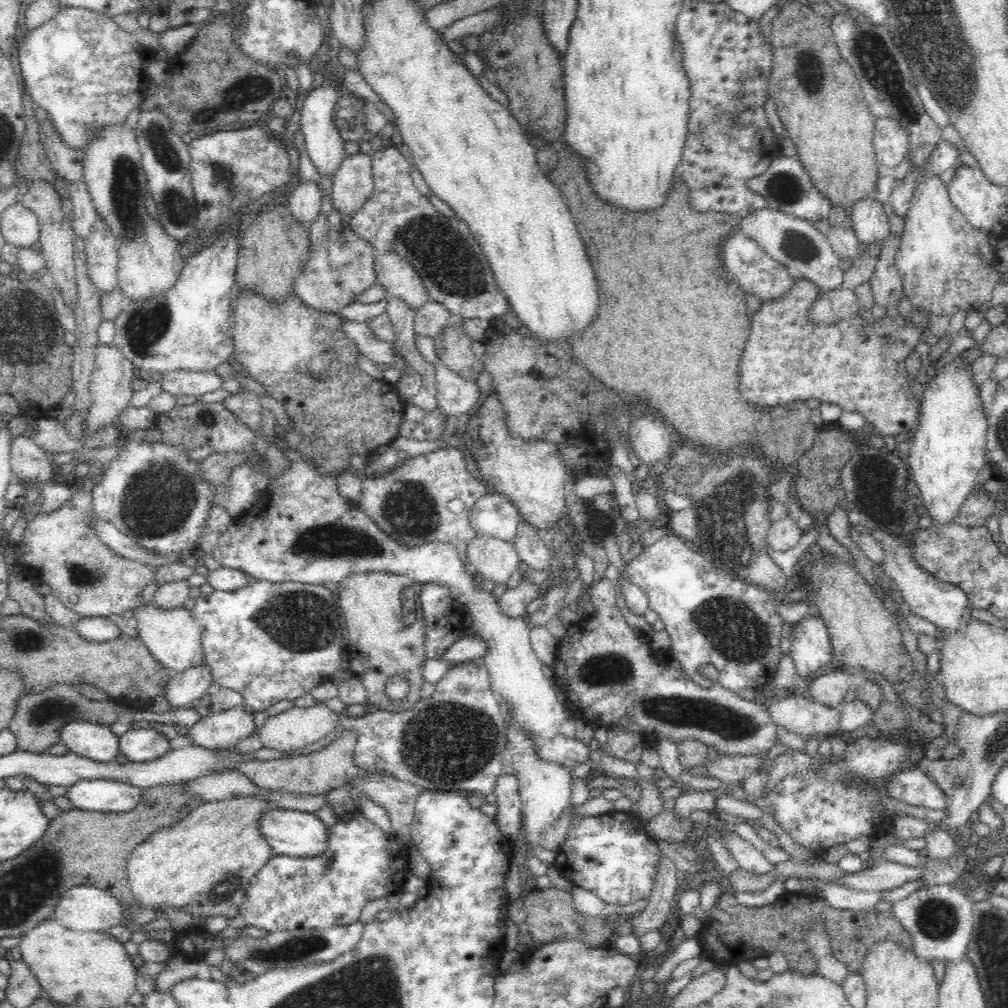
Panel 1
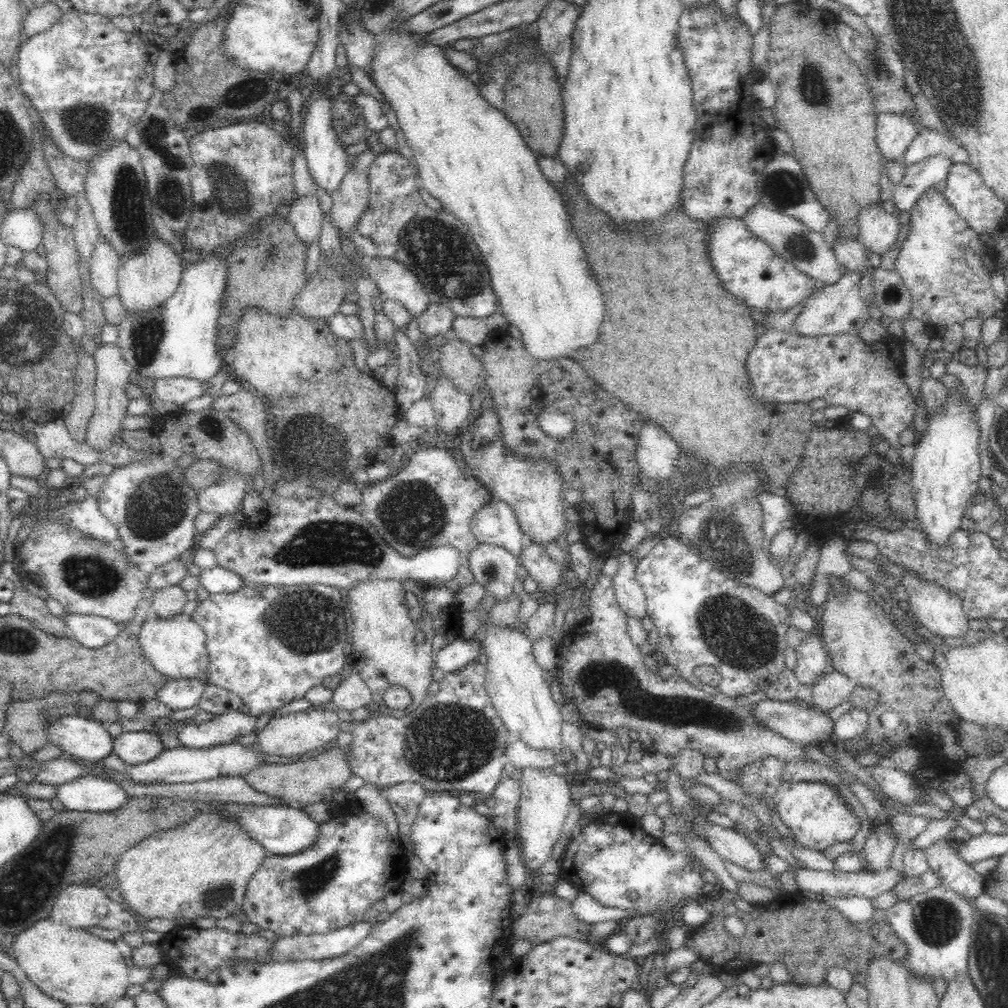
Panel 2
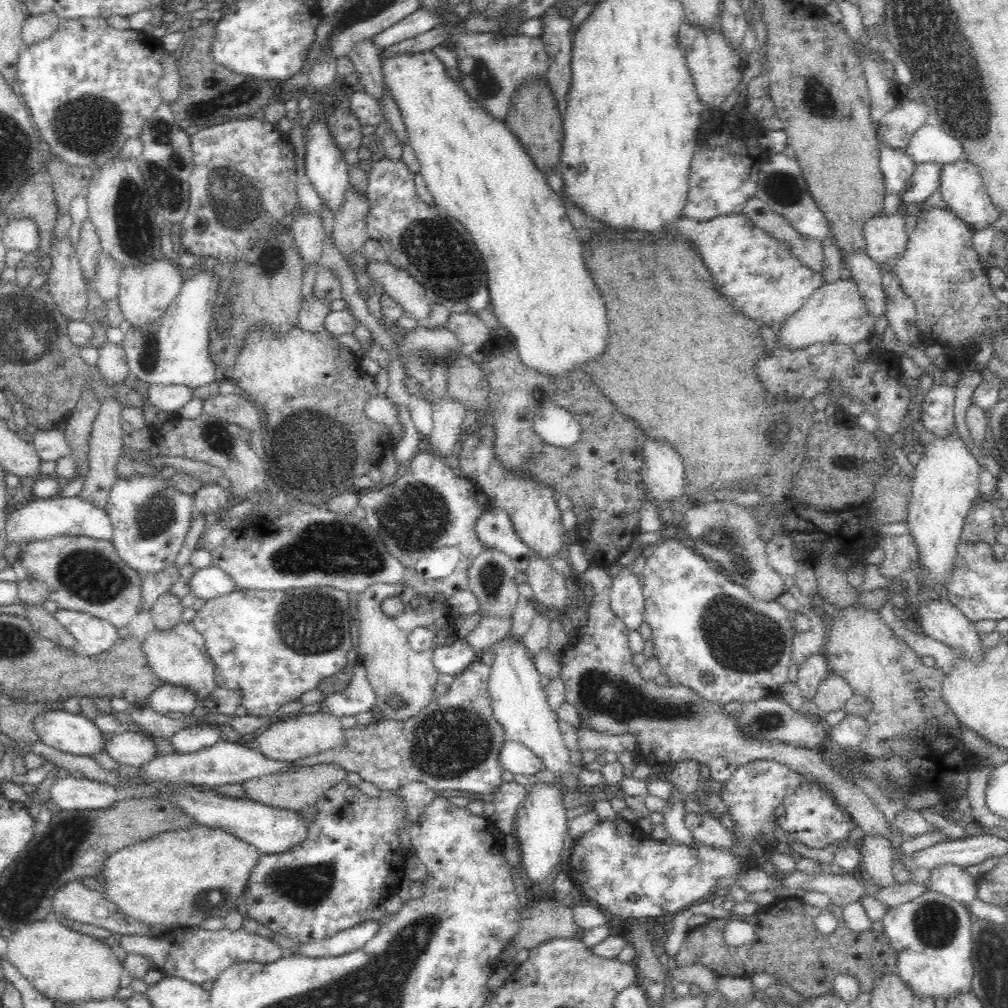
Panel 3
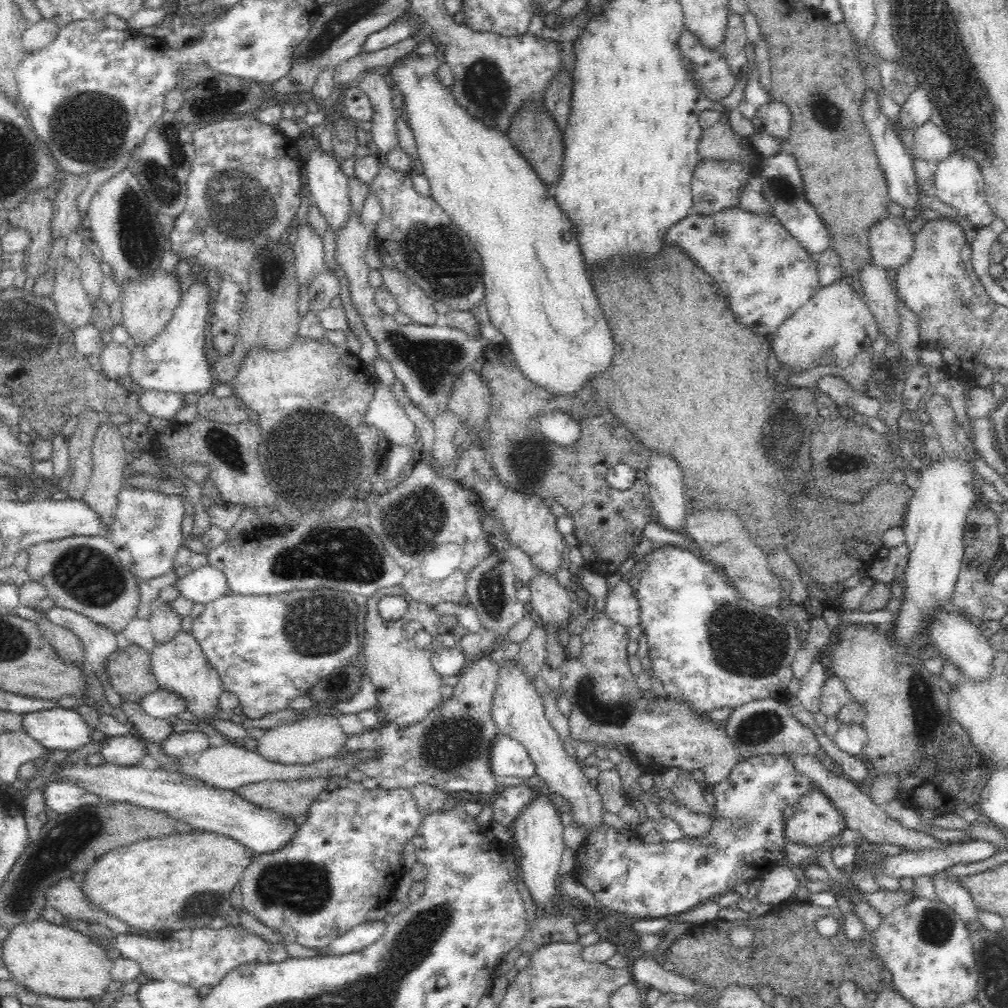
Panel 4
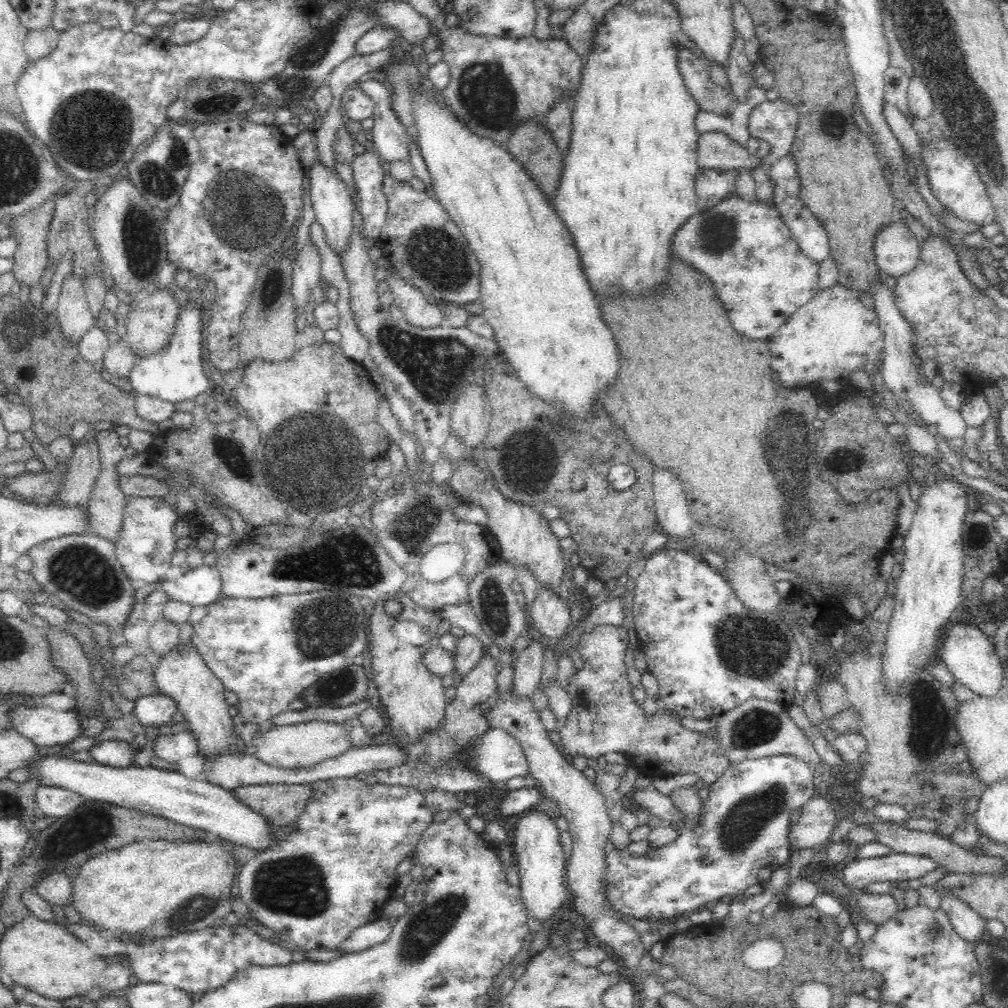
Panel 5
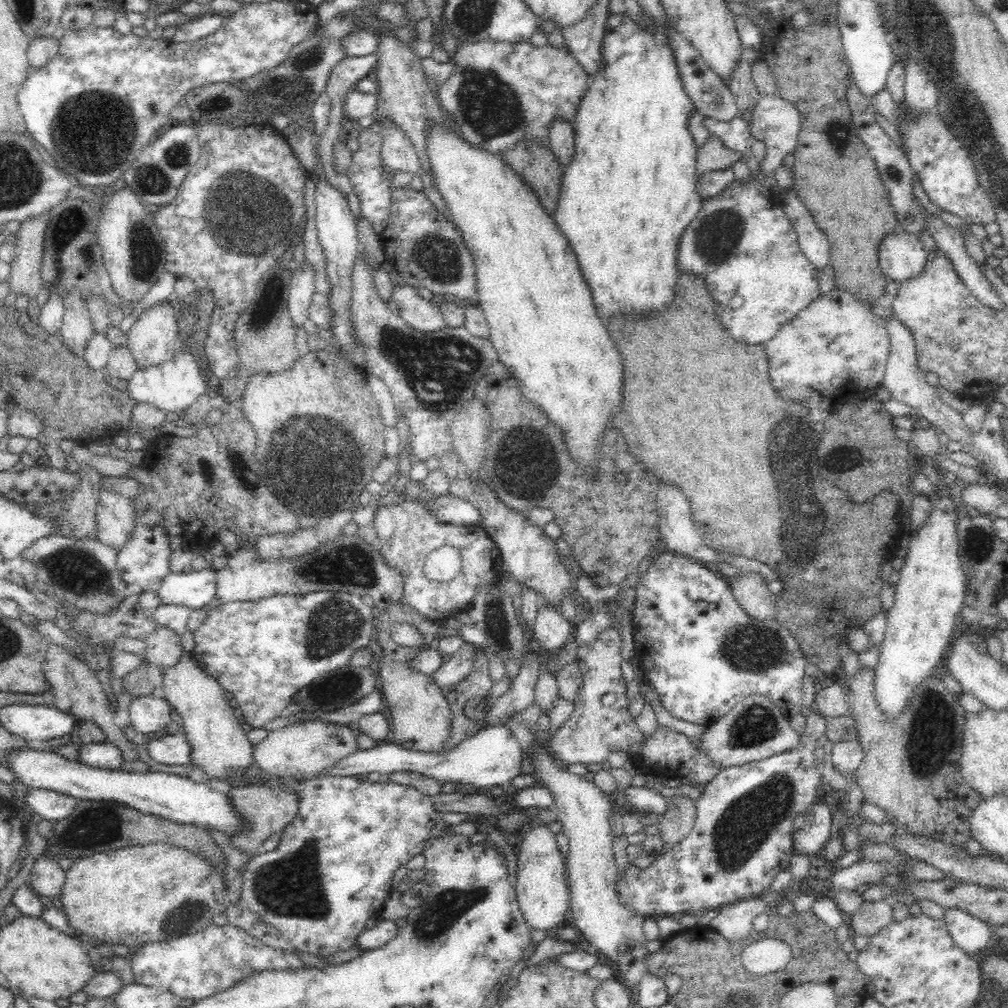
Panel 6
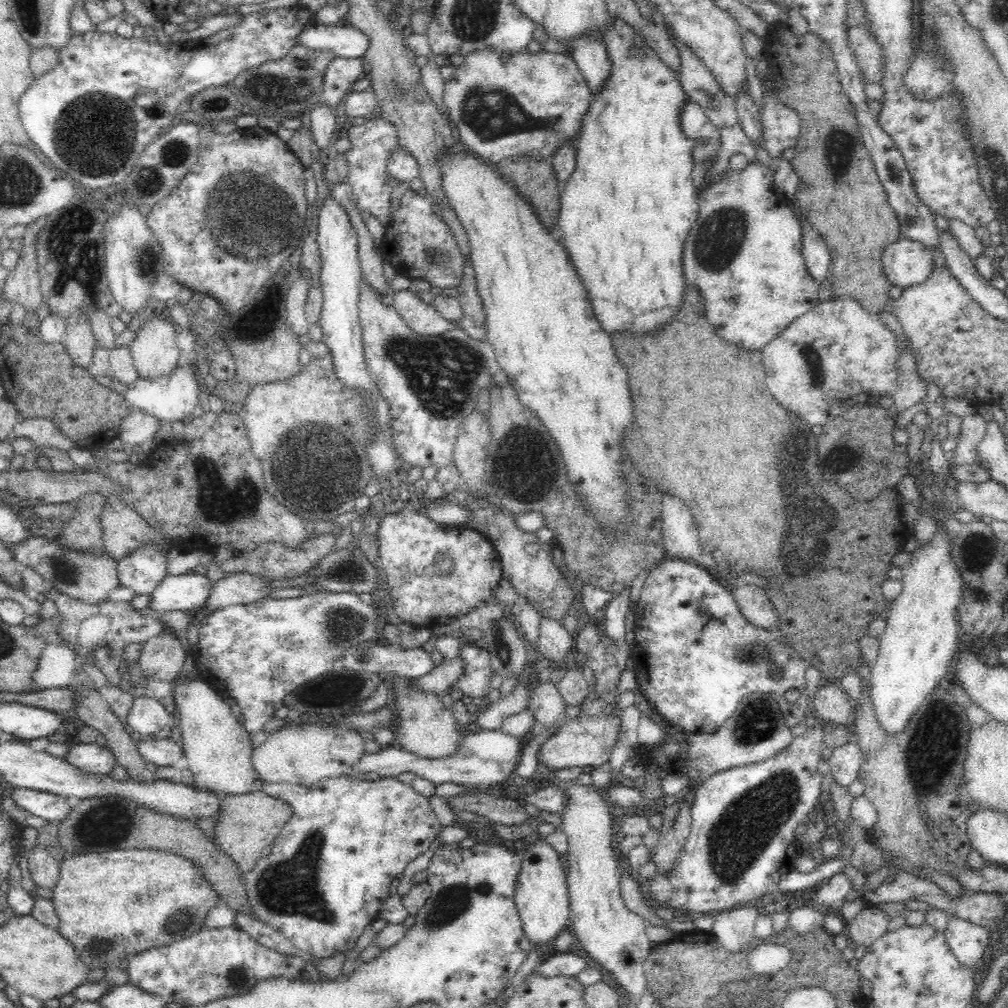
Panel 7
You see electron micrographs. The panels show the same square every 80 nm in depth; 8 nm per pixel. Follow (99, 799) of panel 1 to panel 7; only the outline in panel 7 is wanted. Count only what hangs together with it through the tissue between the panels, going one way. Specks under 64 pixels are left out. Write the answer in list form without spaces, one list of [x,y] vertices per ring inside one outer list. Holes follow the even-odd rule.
[[[6,787],[4,795],[8,795],[16,806],[51,824],[63,821],[71,811],[69,799],[62,795],[18,787]]]

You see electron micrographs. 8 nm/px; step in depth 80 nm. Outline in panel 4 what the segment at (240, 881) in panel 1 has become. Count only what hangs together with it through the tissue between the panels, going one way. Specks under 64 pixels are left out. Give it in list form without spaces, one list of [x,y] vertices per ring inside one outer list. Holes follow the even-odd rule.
[[[213,832],[174,833],[158,838],[136,841],[108,851],[96,858],[92,868],[81,882],[82,893],[91,906],[104,910],[107,916],[118,918],[128,924],[131,932],[141,934],[148,931],[166,932],[204,928],[210,919],[226,918],[232,910],[230,893],[239,883],[242,870],[250,864],[254,852],[238,841],[216,835]]]

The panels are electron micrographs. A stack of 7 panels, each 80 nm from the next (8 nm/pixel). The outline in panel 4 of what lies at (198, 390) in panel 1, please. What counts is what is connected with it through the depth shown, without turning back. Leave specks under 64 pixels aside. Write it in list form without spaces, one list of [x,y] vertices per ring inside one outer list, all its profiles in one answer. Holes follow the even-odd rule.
[[[147,390],[138,396],[140,409],[150,417],[172,422],[176,412],[183,408],[183,396],[180,394],[162,394],[160,391]]]

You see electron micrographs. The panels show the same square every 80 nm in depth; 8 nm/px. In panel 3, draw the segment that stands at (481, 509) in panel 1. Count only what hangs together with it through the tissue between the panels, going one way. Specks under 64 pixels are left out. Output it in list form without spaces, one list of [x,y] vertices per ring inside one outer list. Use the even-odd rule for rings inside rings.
[[[488,508],[478,517],[475,529],[484,546],[506,554],[512,559],[516,570],[526,574],[533,553],[515,534],[512,521],[504,509]]]

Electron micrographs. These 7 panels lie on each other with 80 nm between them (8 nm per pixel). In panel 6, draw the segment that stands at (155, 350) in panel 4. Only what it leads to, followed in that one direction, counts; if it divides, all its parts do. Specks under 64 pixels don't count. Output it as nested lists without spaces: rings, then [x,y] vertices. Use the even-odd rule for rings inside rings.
[[[177,349],[175,355],[164,365],[148,367],[147,369],[138,369],[132,378],[127,380],[128,397],[134,401],[134,405],[148,404],[156,406],[157,410],[167,413],[185,412],[192,408],[198,398],[209,393],[206,378],[200,375],[197,358],[190,351]]]

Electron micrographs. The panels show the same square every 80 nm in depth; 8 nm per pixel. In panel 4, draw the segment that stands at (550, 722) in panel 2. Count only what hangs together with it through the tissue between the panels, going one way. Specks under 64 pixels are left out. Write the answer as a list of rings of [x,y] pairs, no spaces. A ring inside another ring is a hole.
[[[518,662],[511,664],[508,668],[500,664],[498,686],[496,686],[495,697],[493,698],[493,705],[491,708],[492,721],[494,721],[494,725],[496,725],[496,729],[498,729],[500,734],[517,740],[526,751],[528,751],[528,755],[530,755],[530,759],[532,759],[532,764],[534,765],[533,774],[536,774],[536,776],[544,782],[544,786],[542,786],[539,791],[564,798],[566,803],[568,803],[567,811],[570,812],[572,816],[572,823],[576,825],[576,828],[578,827],[586,833],[586,837],[582,840],[580,846],[578,846],[578,850],[576,850],[576,854],[574,855],[575,863],[570,873],[572,879],[582,885],[583,864],[587,859],[587,856],[585,856],[587,853],[585,844],[587,842],[585,842],[585,840],[592,831],[597,831],[599,828],[606,825],[602,818],[604,809],[601,803],[601,794],[595,785],[584,777],[584,773],[582,773],[582,764],[566,753],[562,745],[563,741],[560,740],[561,738],[558,736],[558,733],[556,733],[556,729],[552,728],[552,725],[550,725],[546,718],[545,710],[546,707],[543,705],[543,699],[536,694],[535,684],[529,682],[529,678],[524,675],[524,671],[518,667]]]

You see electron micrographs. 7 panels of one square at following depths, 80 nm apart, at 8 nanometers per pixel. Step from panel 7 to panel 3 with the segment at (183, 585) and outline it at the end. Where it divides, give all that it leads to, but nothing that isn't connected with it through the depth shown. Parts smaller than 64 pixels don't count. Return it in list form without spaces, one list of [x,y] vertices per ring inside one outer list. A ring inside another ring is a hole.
[[[212,565],[197,569],[190,578],[184,580],[189,586],[188,593],[206,601],[235,590],[230,576],[221,568]]]

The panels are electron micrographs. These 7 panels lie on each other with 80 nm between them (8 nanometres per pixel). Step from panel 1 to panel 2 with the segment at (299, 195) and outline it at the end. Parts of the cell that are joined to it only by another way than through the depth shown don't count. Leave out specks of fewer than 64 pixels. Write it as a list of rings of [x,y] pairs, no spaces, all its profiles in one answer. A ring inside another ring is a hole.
[[[297,197],[290,206],[288,216],[294,227],[296,237],[309,249],[311,244],[320,240],[322,230],[322,210],[317,197]]]

